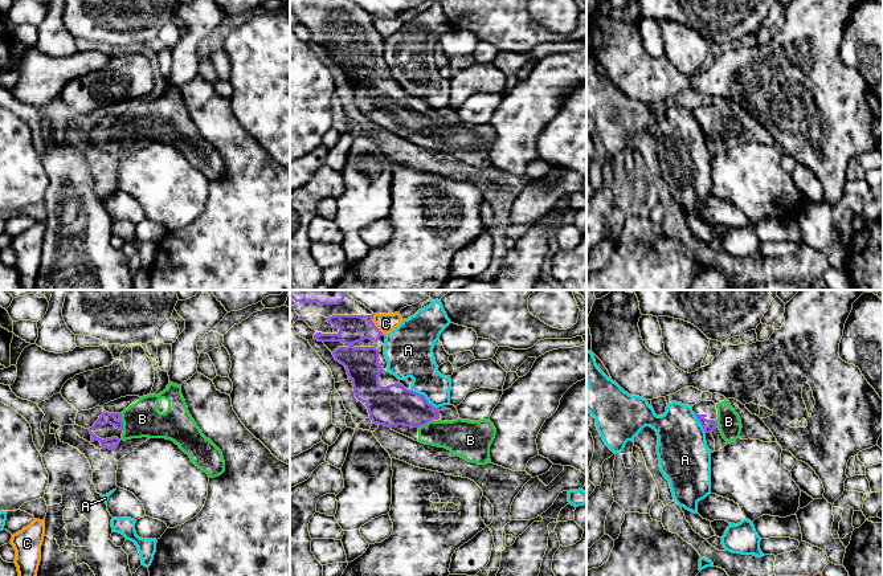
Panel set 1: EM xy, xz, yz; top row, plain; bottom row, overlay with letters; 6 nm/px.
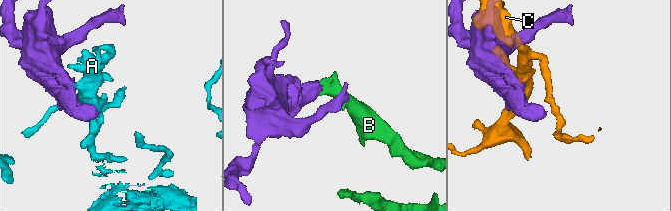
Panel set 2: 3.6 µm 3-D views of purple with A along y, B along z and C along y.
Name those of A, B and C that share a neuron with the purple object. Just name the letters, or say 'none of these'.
B

